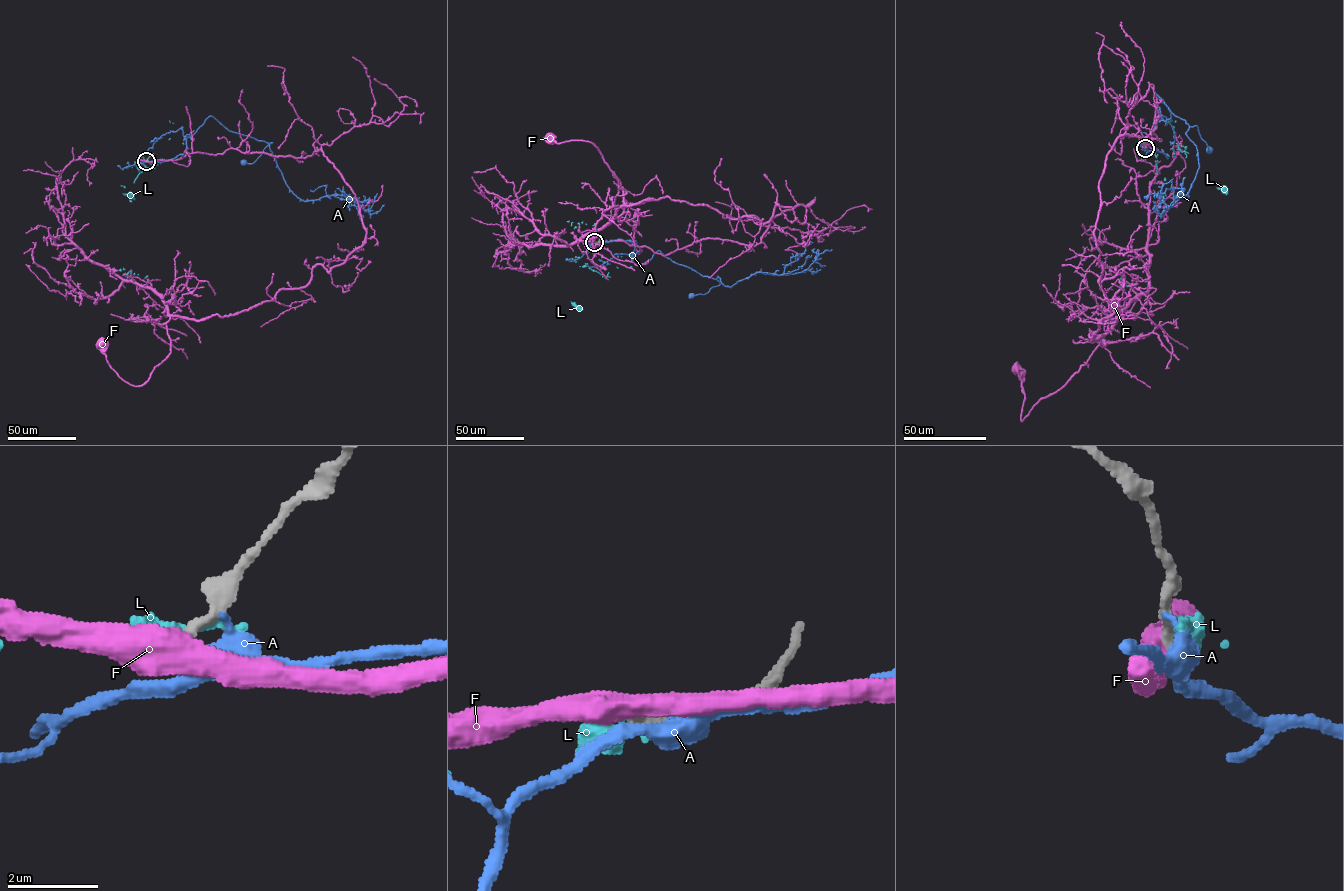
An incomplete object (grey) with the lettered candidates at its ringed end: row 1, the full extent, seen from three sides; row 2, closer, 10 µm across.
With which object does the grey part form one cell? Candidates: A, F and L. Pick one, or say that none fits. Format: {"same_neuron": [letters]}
{"same_neuron": []}

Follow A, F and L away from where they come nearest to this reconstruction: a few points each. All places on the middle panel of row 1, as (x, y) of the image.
A: (595, 242), (630, 240), (634, 247), (633, 257), (639, 264), (659, 250), (720, 283), (704, 294), (692, 295)
F: (594, 242), (754, 245), (814, 201), (777, 205), (762, 225), (667, 196), (618, 206), (598, 149), (550, 136)
L: (594, 242), (590, 250), (582, 253), (571, 301), (578, 308)

